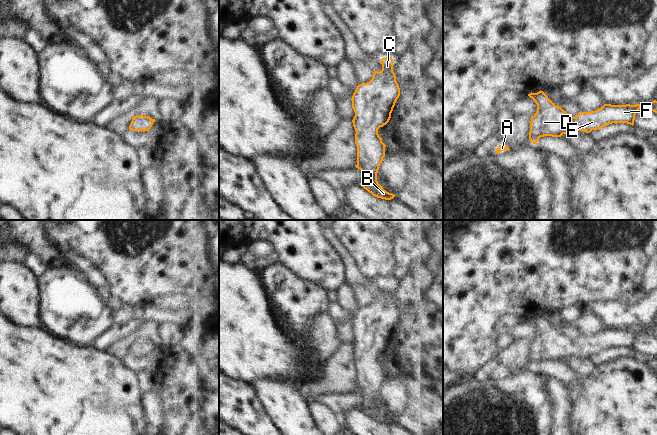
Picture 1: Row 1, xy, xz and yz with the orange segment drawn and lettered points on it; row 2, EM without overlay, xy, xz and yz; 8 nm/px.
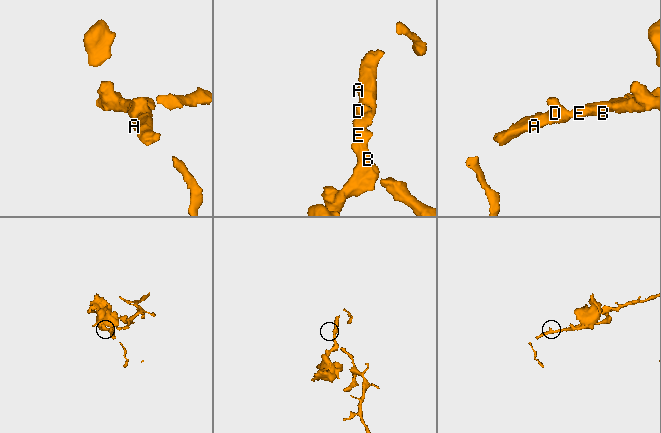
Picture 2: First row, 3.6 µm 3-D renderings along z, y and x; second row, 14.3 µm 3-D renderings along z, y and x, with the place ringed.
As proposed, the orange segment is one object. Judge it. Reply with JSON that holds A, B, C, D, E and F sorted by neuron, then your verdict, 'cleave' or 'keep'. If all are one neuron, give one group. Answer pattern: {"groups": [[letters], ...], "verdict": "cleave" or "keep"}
{"groups": [["A", "B", "C", "D", "E", "F"]], "verdict": "keep"}

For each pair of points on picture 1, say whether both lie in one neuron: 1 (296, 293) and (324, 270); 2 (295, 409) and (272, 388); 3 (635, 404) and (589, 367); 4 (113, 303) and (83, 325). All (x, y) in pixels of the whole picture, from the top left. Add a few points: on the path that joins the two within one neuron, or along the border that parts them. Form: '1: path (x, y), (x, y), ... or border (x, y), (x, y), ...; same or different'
1: border (289, 269), (302, 278), (319, 284), (326, 291); different
2: path (289, 405), (278, 394); same
3: border (597, 366), (589, 376), (584, 378); different
4: border (104, 301), (104, 304), (113, 311); different

